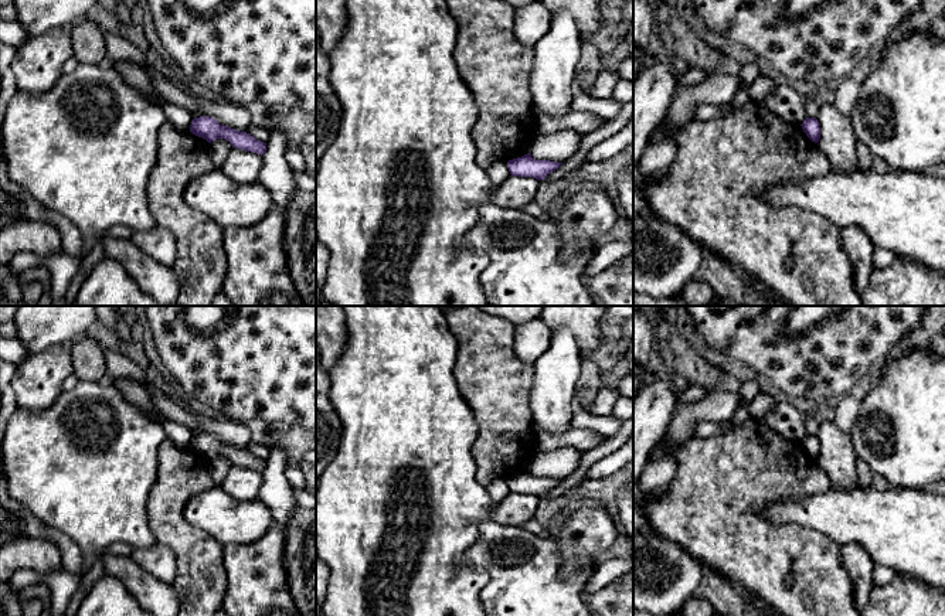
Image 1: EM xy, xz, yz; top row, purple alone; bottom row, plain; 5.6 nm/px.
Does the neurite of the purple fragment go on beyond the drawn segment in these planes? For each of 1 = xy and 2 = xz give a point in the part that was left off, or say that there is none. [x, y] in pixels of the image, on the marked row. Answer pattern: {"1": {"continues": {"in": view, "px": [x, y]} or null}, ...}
{"1": {"continues": null}, "2": {"continues": null}}

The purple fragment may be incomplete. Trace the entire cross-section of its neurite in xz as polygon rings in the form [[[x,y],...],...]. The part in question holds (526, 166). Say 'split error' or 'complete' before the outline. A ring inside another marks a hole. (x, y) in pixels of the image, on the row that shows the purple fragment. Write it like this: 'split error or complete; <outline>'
complete; [[[530,153],[509,160],[507,169],[511,176],[533,177],[536,180],[544,180],[547,174],[555,171],[562,163],[550,160],[536,160]]]

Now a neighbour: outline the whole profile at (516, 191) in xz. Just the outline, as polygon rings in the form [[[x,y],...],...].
[[[509,176],[494,187],[492,201],[502,208],[519,208],[534,200],[540,181],[533,177]]]

